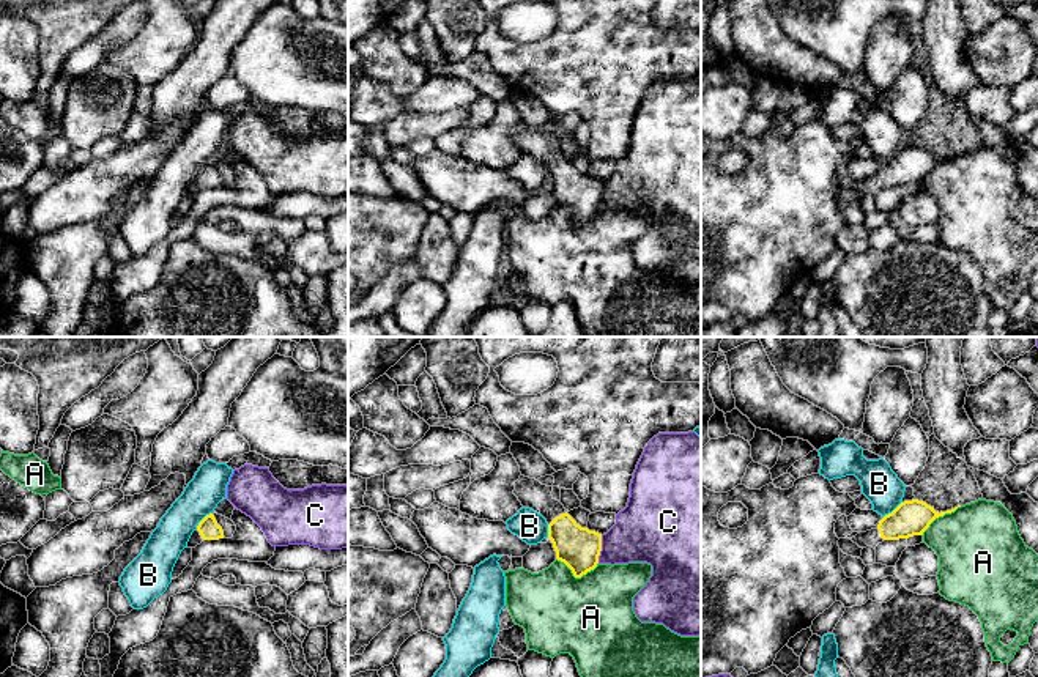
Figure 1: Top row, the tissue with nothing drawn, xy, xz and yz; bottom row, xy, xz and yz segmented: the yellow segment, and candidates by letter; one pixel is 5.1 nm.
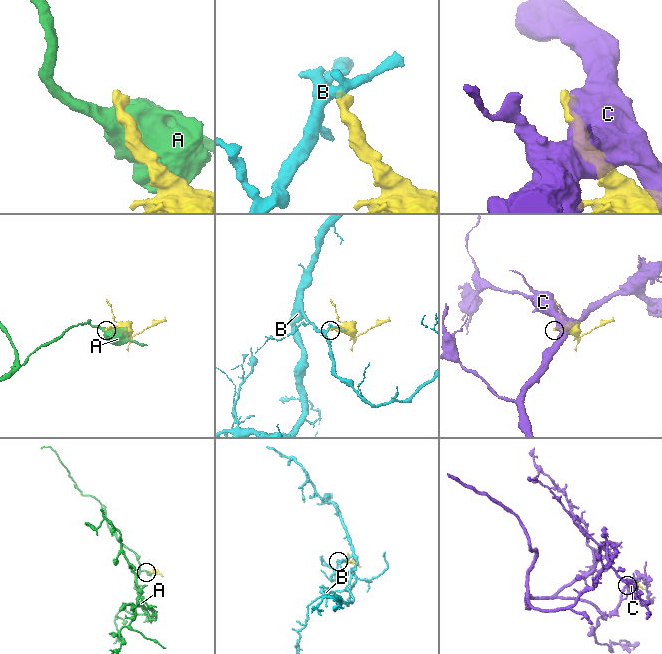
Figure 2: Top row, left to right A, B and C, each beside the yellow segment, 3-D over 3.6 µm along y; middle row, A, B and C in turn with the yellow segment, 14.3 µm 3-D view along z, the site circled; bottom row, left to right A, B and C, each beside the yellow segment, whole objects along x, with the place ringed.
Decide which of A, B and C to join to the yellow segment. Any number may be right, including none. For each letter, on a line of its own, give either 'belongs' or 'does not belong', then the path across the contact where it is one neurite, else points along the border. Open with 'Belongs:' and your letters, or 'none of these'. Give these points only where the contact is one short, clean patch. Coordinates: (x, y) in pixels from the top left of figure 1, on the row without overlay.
Belongs: none of these
A: does not belong
B: does not belong; border yz (901, 148), (882, 166)
C: does not belong

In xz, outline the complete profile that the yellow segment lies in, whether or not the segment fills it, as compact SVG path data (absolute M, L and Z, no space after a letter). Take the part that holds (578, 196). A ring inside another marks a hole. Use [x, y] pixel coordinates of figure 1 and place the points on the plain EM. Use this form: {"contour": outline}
{"contour": "M520 123L513 142L523 154L540 161L548 170L548 186L556 198L556 206L564 209L575 225L594 217L602 198L602 181L581 175L551 143L553 134L536 126Z"}

